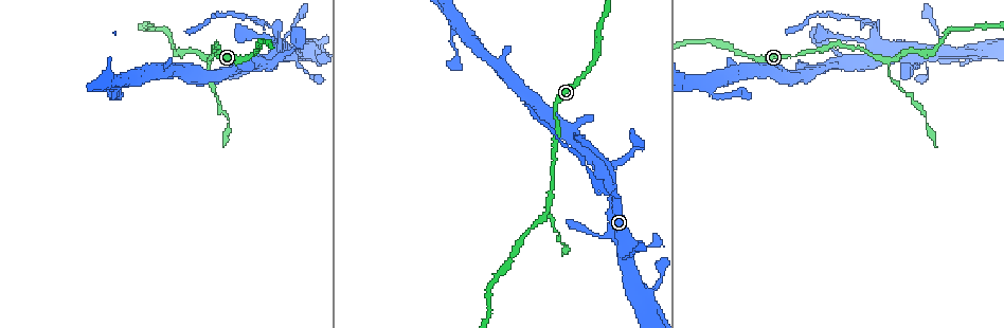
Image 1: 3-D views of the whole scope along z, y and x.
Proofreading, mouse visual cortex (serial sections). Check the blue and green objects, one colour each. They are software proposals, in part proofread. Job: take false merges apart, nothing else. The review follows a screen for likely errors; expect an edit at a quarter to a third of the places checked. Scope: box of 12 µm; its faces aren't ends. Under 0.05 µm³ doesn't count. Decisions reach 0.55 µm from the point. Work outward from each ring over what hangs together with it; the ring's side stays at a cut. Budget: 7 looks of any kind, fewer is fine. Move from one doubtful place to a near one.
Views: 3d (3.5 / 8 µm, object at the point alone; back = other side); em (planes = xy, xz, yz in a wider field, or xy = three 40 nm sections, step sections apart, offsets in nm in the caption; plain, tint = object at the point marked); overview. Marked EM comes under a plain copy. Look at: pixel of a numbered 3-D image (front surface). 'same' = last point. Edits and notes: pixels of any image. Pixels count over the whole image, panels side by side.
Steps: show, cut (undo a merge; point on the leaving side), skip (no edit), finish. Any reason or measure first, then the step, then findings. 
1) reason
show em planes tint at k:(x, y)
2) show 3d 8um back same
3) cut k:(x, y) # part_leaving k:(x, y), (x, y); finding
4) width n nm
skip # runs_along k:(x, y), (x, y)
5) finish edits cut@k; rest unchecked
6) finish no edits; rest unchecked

sudden change in width
show 3d 8um at 1:(606, 191)

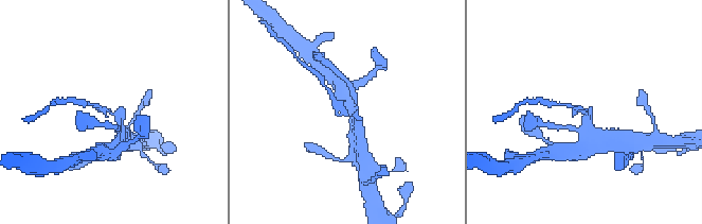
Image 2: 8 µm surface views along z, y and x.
show 3d 3.5um at 2:(584, 112)

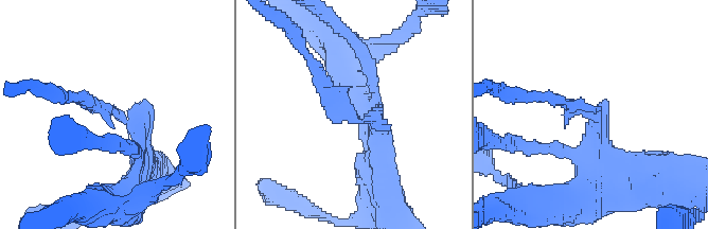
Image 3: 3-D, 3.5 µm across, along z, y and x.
show em xy step 2 tint at 3:(592, 115)

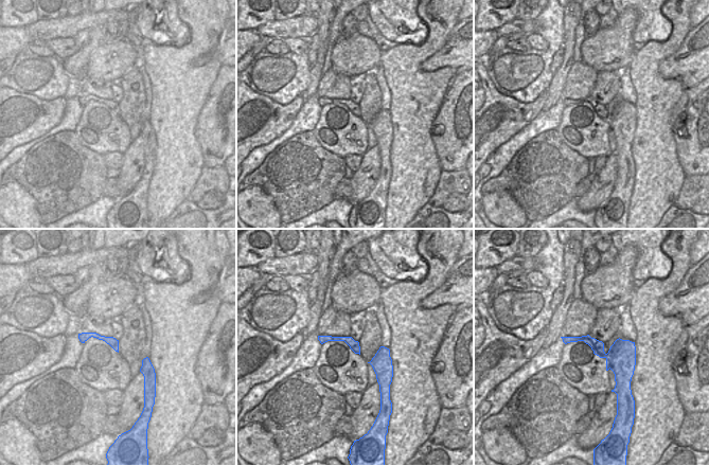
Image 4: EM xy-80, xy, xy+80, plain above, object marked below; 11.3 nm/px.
width 120 nm
skip # runs_along 4:(321, 338), (347, 339), (357, 351); continuous, no second cell

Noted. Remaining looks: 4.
three arms meet
show 3d 3.5um at 1:(210, 58)

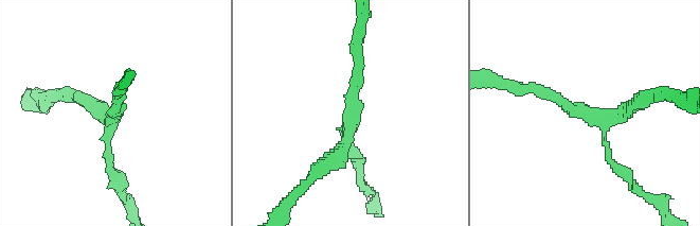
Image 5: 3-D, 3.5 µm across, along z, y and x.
arms 3; arm_widths 150, 200, 200 nm; need the tissue
show em xy step 1 tint at 5:(351, 125)

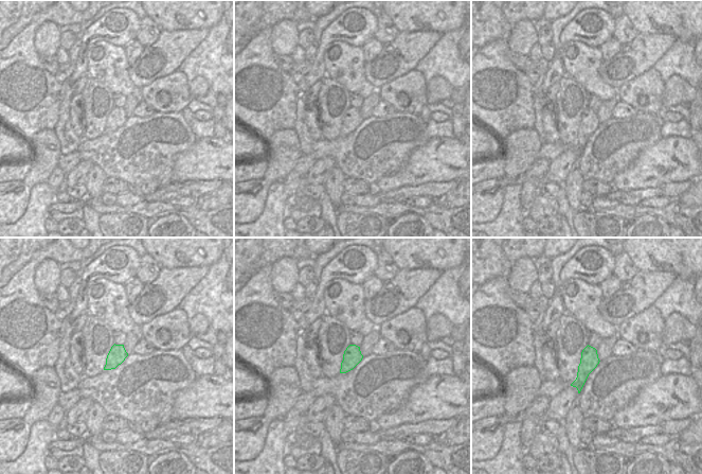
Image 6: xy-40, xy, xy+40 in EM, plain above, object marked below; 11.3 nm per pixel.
show em xy step 2 tint same

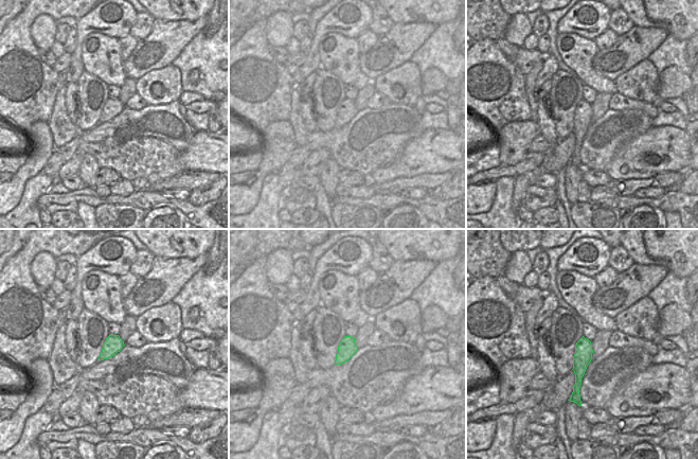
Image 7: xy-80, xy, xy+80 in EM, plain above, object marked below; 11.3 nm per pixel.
width 200 nm
skip # runs_along 7:(584, 340), (576, 392); all the same cell

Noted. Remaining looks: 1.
finish no edits; rest unchecked

